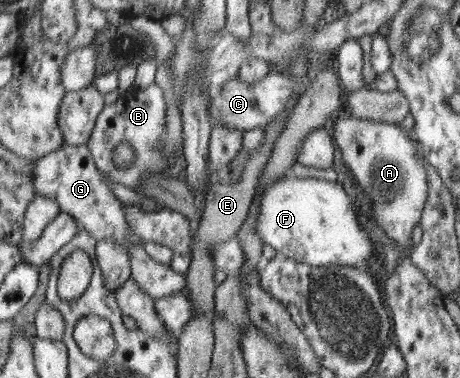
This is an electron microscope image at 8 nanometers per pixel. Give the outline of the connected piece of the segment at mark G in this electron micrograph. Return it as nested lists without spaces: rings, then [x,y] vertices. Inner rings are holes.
[[[63,144],[59,150],[36,159],[31,168],[31,178],[34,180],[35,192],[57,201],[61,206],[61,212],[72,215],[97,241],[111,238],[114,243],[122,245],[129,238],[129,225],[123,204],[104,181],[85,144],[78,146]]]

